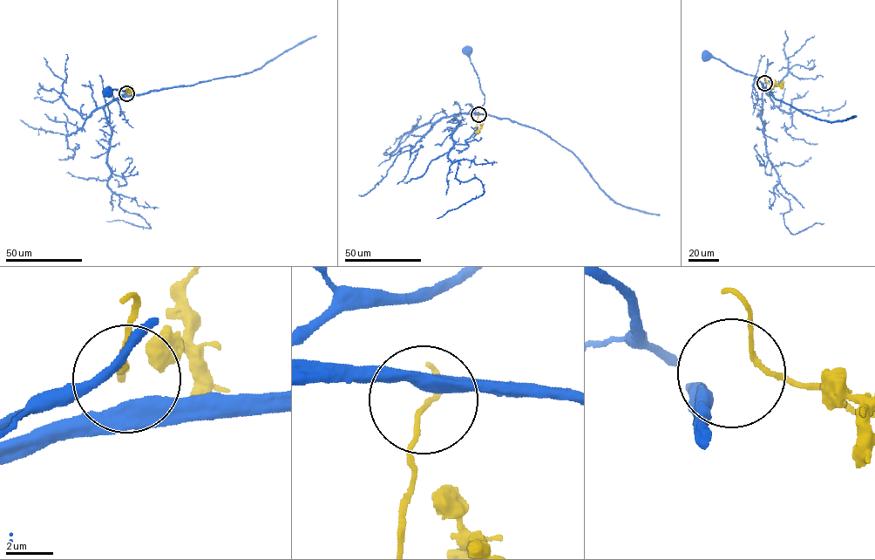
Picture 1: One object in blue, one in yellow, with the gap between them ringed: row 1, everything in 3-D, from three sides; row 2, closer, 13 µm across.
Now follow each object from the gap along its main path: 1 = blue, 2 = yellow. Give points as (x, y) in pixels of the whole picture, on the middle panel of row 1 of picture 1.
1: (478, 113), (469, 112), (481, 106), (484, 96), (467, 51)
2: (478, 116), (477, 130), (482, 125)

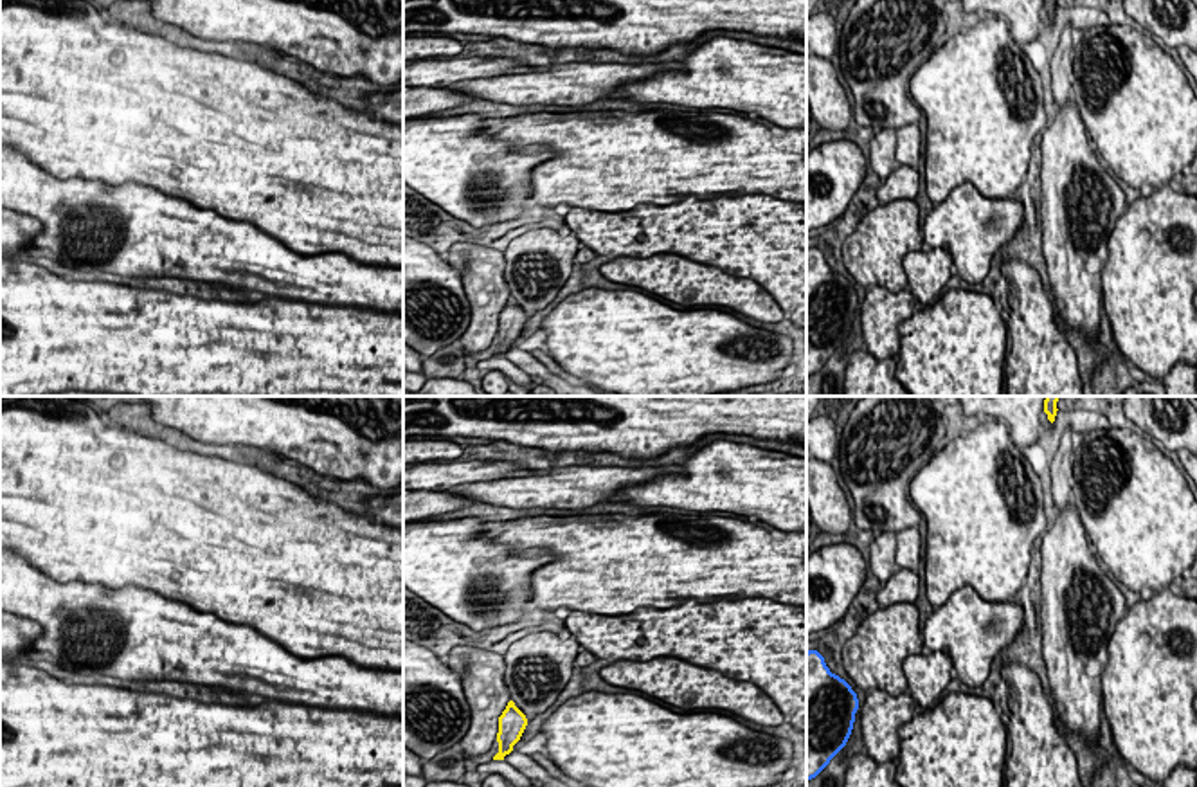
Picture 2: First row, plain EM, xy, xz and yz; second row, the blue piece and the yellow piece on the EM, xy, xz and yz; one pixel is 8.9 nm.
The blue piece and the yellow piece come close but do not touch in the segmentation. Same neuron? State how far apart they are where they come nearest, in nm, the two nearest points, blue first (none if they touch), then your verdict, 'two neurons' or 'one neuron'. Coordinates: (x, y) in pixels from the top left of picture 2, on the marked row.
gap 2900 nm; span yz (816, 651), (1048, 418); two neurons

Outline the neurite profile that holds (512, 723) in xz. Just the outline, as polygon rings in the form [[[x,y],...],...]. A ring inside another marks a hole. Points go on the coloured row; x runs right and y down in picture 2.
[[[509,701],[506,710],[499,717],[499,753],[493,756],[493,760],[504,760],[504,756],[513,751],[513,746],[520,740],[526,726],[526,715],[515,706],[513,701]]]

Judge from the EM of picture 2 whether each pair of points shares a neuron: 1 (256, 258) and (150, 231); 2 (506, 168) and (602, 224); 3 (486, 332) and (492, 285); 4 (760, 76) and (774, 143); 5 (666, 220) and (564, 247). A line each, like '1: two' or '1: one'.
1: one
2: two
3: one
4: two
5: two

